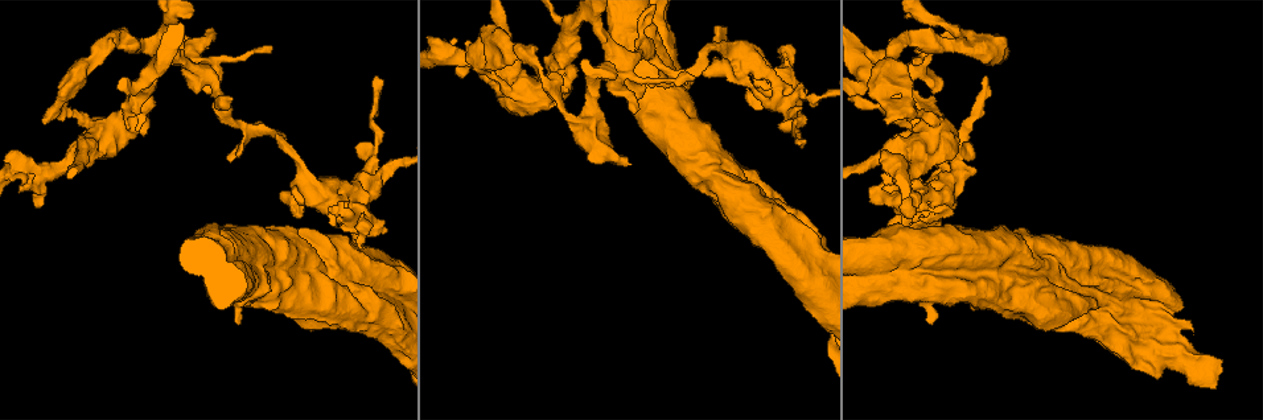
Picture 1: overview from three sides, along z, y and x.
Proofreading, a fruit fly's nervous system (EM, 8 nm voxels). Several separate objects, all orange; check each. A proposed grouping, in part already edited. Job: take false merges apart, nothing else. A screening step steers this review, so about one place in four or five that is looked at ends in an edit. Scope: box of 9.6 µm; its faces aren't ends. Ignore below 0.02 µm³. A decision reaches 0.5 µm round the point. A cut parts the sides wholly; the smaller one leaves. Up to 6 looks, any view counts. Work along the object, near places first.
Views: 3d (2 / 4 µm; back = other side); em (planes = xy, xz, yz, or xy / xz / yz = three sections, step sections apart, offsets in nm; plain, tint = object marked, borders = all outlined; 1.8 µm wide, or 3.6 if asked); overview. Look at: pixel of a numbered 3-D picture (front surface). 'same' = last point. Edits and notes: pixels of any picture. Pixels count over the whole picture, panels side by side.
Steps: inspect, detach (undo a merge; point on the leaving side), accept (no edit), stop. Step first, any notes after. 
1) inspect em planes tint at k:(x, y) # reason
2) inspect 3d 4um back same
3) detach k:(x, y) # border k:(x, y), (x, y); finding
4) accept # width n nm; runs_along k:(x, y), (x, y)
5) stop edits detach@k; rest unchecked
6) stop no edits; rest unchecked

inspect em xy step 8 tint at 1:(131, 109) # a fork

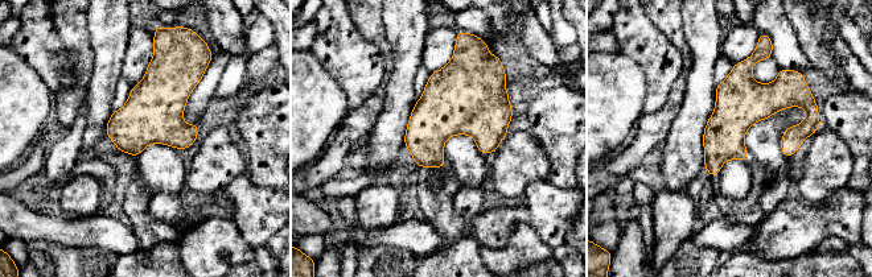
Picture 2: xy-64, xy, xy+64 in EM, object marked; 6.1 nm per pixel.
inspect em planes borders same

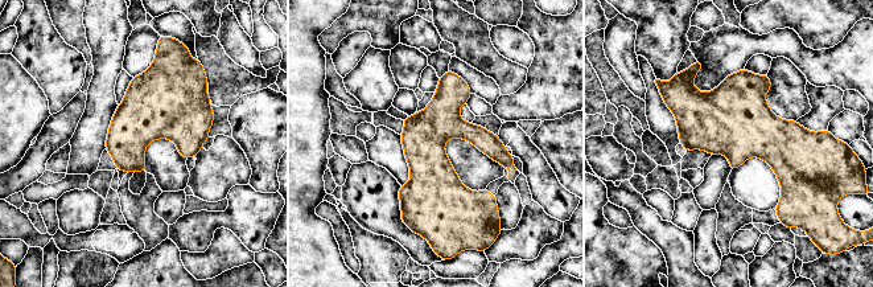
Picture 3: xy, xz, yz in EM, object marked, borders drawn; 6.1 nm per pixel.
accept # runs_along 3:(449, 74), (429, 130), (429, 221); continuous, no second cell

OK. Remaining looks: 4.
inspect 3d 4um at 1:(910, 68)

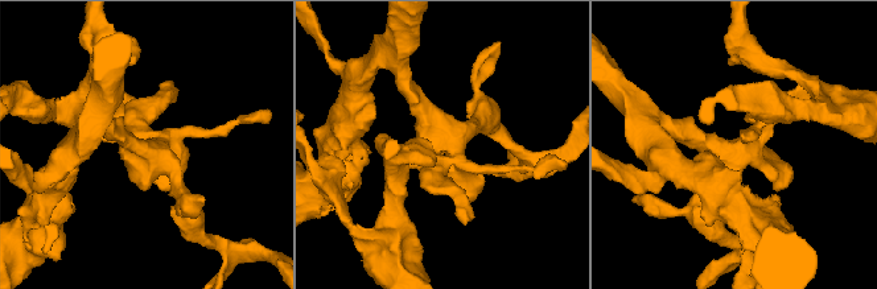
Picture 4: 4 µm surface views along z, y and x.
inspect em xz step 4 tint at 4:(151, 148) # need the tissue

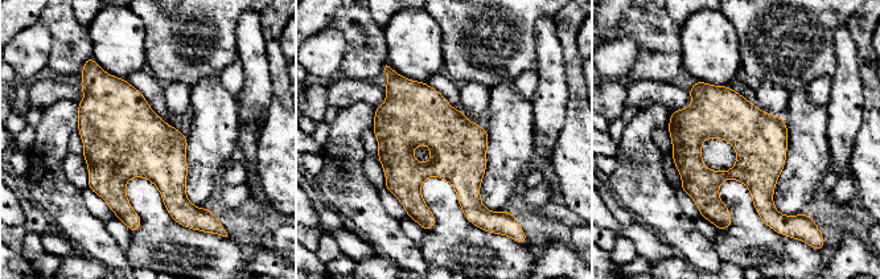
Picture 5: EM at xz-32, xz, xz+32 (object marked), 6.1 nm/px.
inspect em planes tint same

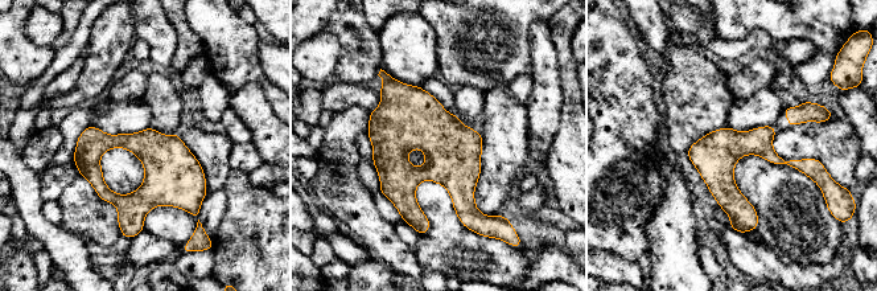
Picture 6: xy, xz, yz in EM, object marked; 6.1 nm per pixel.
accept # one cell here

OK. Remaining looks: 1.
stop no edits; rest unchecked

